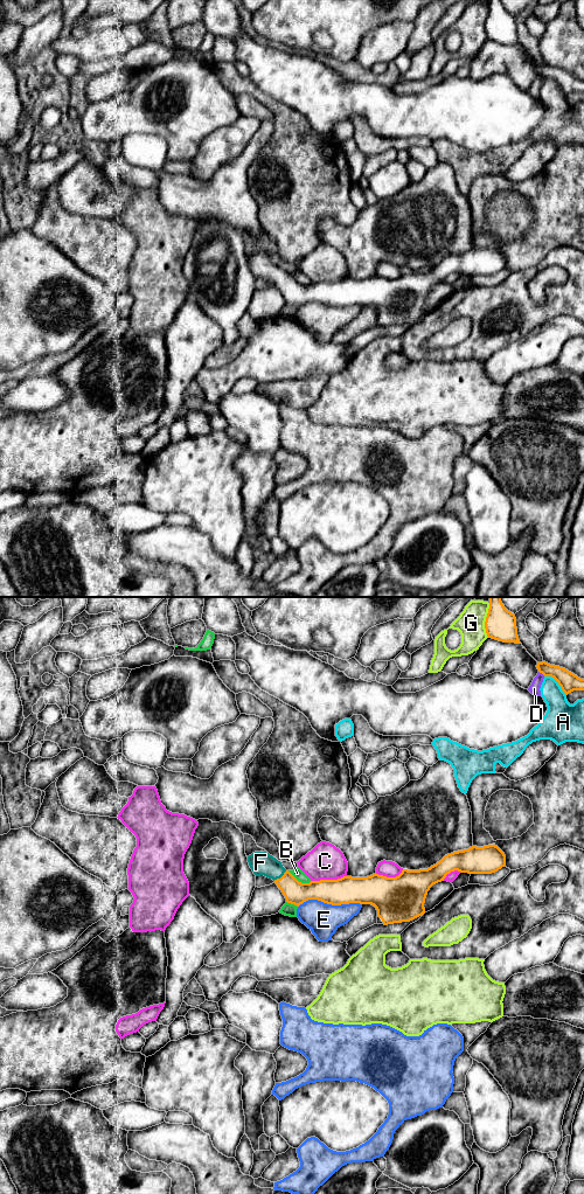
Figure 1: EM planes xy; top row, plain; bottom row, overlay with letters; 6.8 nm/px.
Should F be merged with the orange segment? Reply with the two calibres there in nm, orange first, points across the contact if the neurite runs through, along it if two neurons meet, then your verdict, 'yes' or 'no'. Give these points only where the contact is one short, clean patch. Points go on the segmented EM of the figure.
calibres 160 and 160 nm; way xy (296, 893), (280, 877), (269, 866), (261, 862); yes

